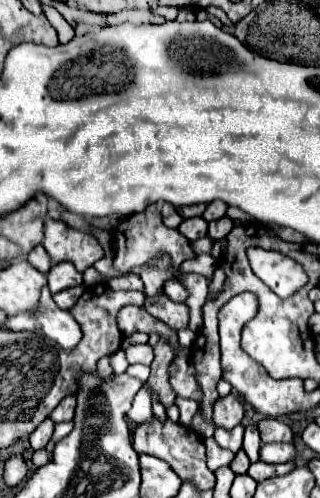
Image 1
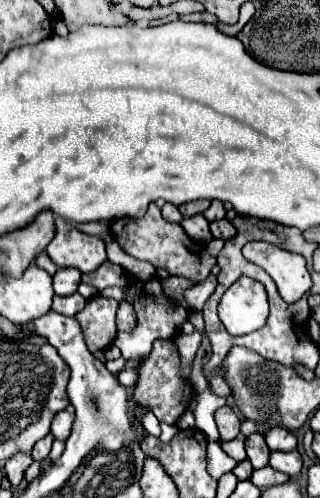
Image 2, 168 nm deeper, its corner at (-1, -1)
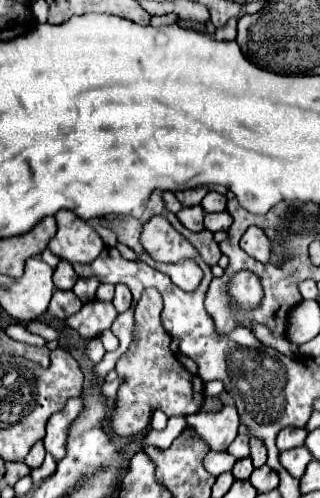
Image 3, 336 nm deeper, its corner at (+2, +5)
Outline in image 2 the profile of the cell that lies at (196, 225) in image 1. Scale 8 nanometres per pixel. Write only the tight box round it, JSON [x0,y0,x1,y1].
[181,215,213,243]

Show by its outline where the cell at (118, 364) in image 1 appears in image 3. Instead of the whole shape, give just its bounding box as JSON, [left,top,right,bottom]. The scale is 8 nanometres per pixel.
[86,337,104,363]

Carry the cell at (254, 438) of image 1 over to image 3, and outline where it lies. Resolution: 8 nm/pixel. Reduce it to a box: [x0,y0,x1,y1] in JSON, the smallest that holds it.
[250,437,266,467]

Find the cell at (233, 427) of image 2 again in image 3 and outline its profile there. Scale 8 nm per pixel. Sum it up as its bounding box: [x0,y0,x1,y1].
[186,405,240,451]

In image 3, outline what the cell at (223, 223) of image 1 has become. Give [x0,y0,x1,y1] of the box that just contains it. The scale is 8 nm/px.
[204,211,232,233]

